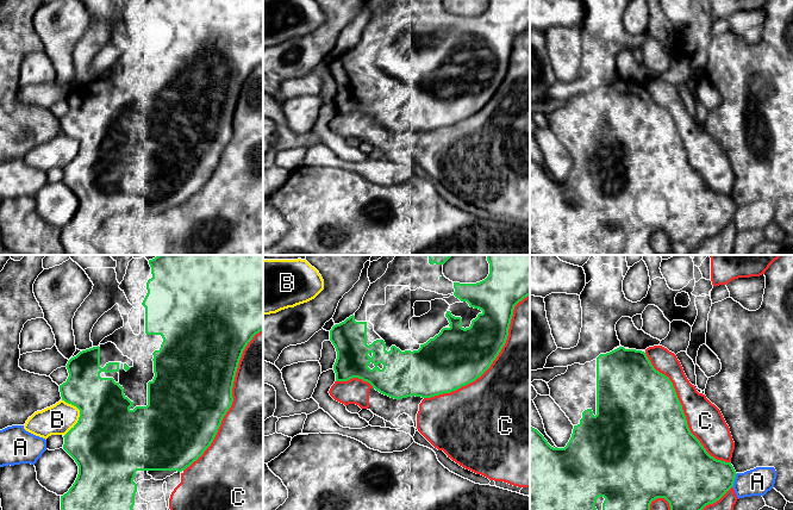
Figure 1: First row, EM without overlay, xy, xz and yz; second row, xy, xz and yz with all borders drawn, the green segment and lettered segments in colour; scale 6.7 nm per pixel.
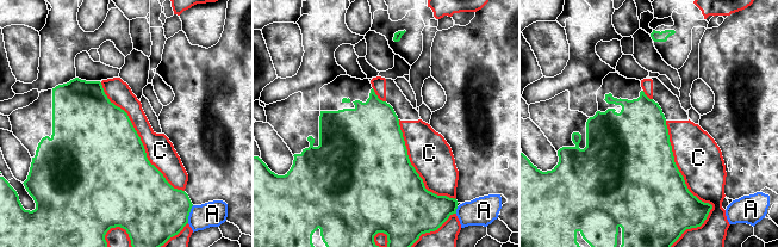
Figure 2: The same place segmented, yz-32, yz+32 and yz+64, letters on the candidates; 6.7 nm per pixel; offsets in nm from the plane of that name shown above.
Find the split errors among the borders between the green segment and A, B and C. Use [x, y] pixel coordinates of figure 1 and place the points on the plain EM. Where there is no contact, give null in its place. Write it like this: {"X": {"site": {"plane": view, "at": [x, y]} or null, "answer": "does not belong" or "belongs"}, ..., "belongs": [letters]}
{"A": {"site": {"plane": "yz", "at": [734, 213]}, "answer": "does not belong"}, "B": {"site": {"plane": "xy", "at": [80, 148]}, "answer": "does not belong"}, "C": {"site": {"plane": "xy", "at": [232, 134]}, "answer": "does not belong"}, "belongs": []}

